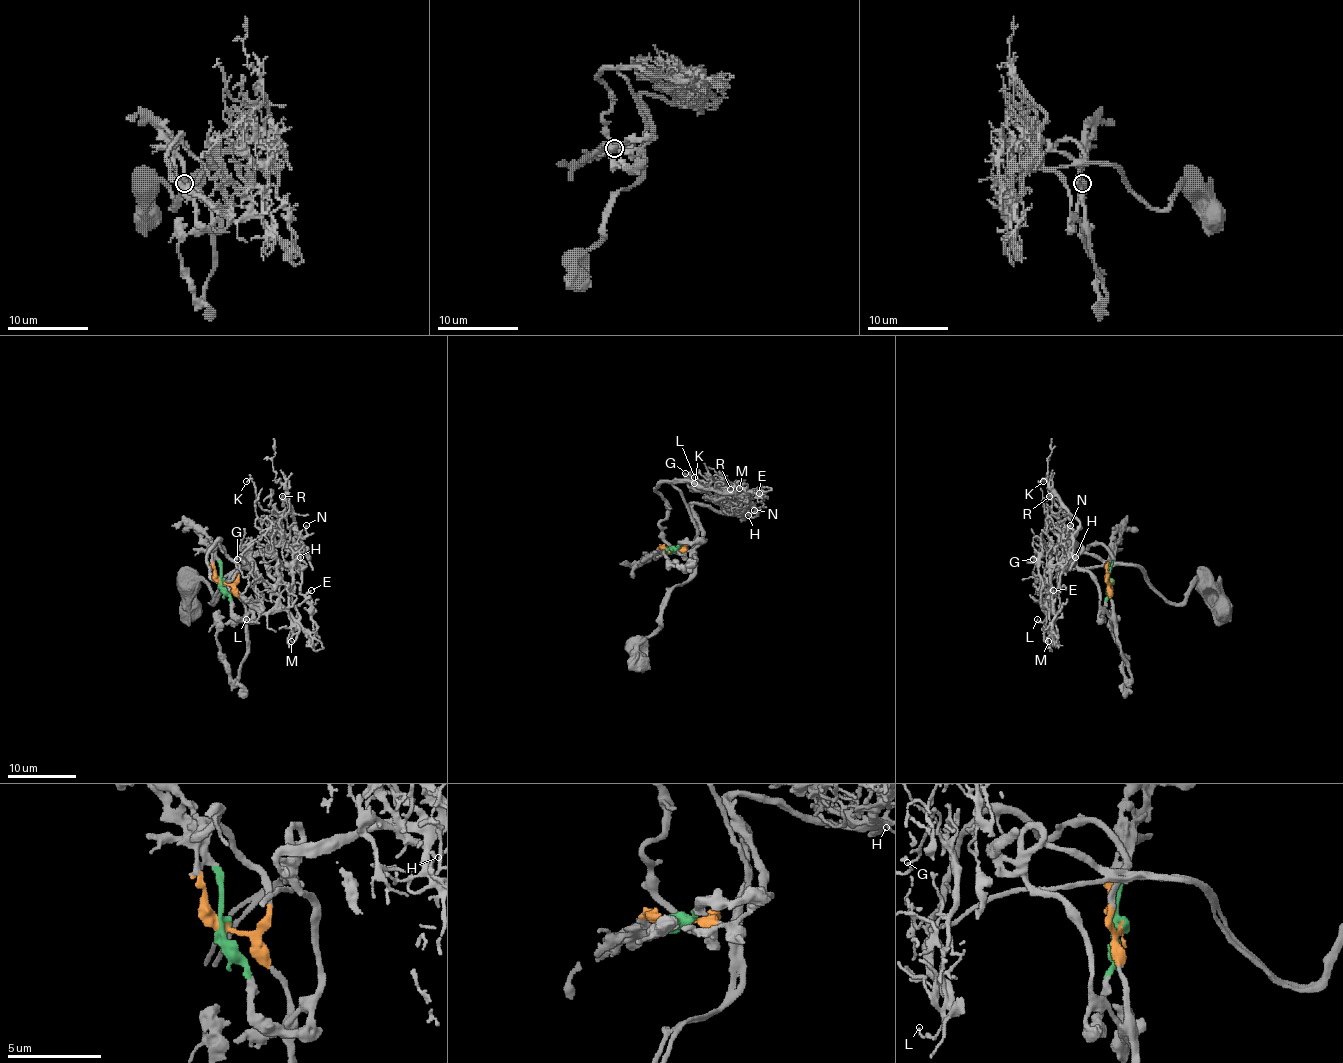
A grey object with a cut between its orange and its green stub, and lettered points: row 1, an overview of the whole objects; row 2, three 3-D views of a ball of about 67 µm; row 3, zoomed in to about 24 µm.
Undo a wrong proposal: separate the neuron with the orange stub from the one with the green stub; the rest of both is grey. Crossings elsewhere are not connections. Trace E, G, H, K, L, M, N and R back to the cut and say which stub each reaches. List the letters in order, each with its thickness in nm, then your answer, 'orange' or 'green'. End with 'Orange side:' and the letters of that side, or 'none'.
E: 160 nm thick; orange
G: 100 nm thick; orange
H: 120 nm thick; green
K: 110 nm thick; green
L: 110 nm thick; orange
M: 100 nm thick; orange
N: 130 nm thick; green
R: 120 nm thick; green
Orange side: E, G, L, M

